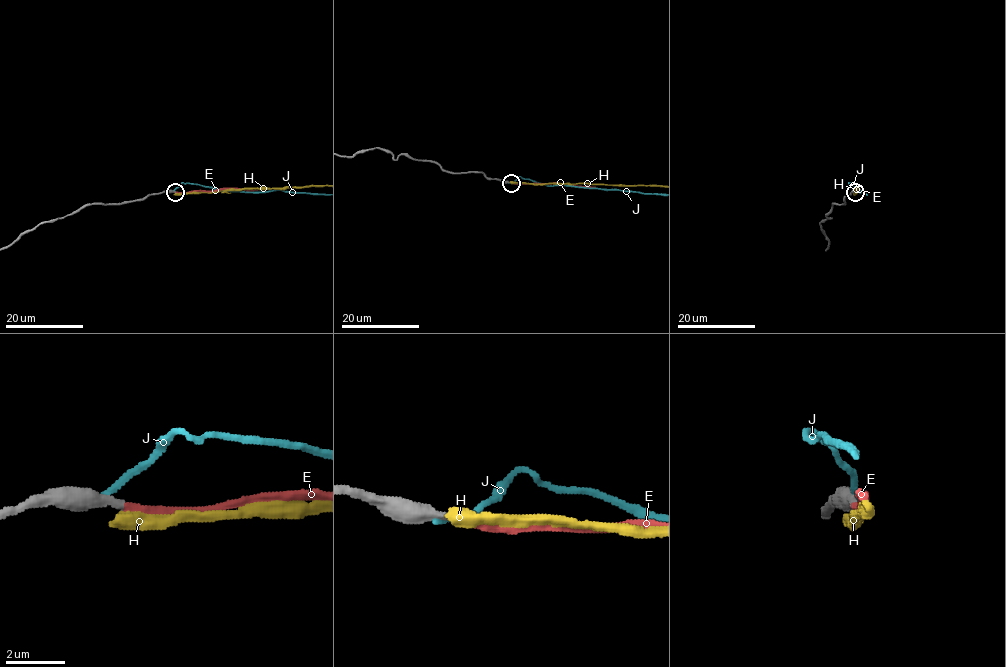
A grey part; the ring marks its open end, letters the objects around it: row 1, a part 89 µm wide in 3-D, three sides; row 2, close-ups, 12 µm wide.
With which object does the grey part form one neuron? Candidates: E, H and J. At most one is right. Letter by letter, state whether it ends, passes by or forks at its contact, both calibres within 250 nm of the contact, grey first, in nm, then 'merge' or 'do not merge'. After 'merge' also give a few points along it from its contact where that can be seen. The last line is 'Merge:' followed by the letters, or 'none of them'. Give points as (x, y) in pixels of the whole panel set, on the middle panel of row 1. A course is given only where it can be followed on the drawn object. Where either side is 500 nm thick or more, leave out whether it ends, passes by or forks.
E: it ends | 320/280 nm | merge | via (511, 183), (596, 188)
H: 320/500 nm | do not merge
J: 600/240 nm | do not merge
Merge: E

